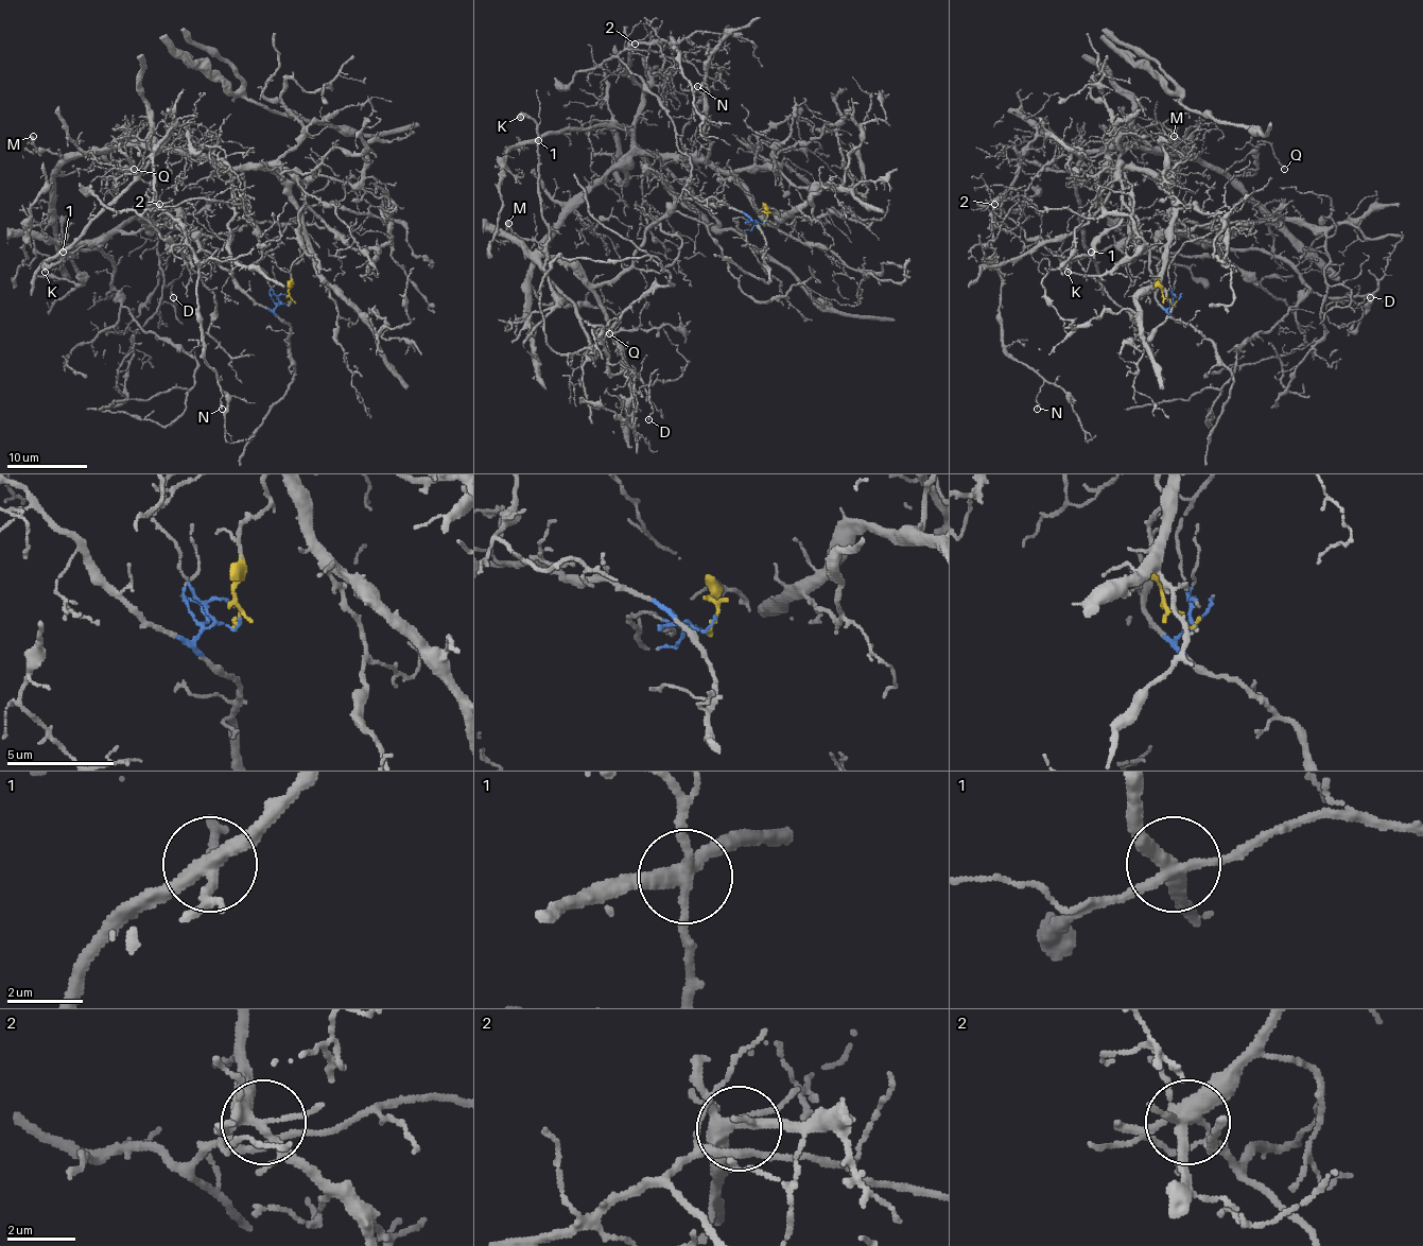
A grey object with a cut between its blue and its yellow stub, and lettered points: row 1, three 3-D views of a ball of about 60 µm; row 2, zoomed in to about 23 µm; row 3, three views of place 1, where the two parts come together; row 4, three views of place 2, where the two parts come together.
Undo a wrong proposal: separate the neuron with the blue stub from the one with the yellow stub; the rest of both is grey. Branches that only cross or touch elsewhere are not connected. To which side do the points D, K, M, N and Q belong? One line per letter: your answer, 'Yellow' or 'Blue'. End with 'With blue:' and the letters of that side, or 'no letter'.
D: Blue
K: Blue
M: Yellow
N: Yellow
Q: Yellow
With blue: D, K

